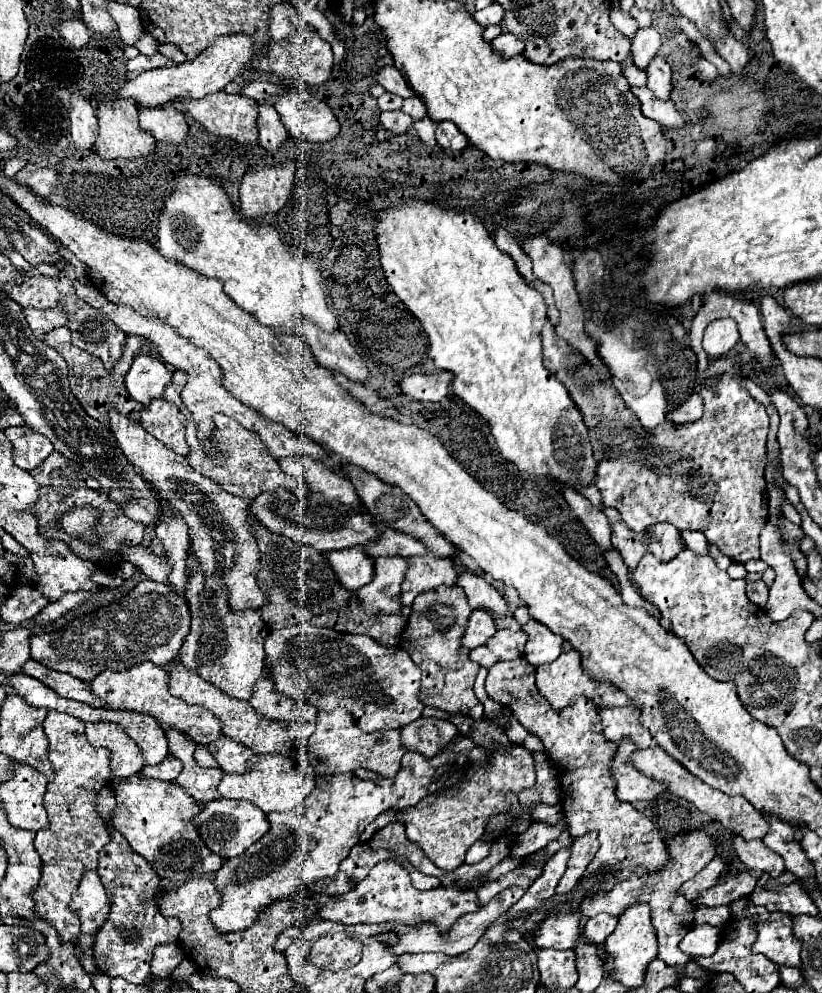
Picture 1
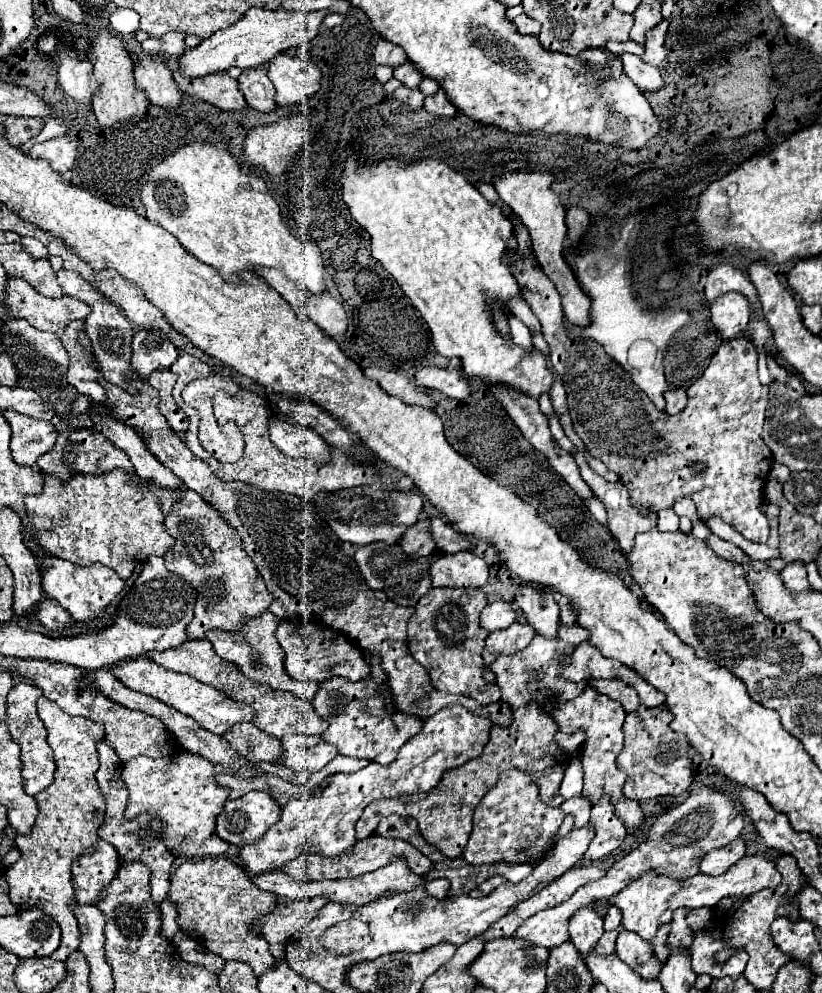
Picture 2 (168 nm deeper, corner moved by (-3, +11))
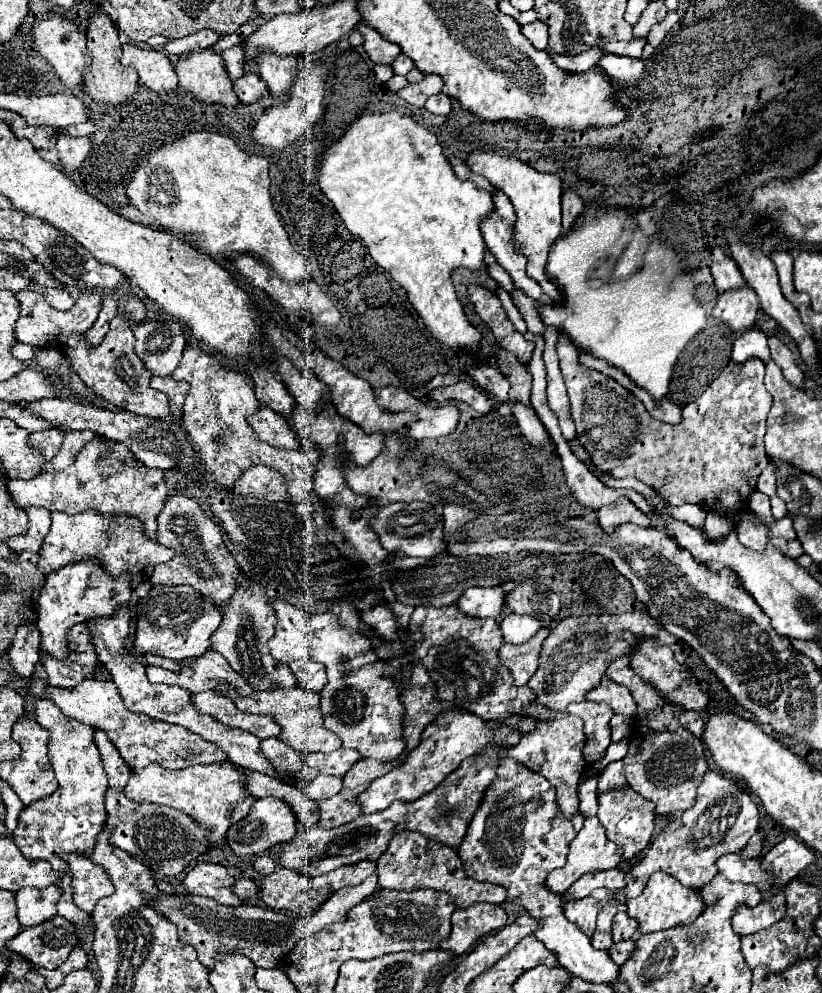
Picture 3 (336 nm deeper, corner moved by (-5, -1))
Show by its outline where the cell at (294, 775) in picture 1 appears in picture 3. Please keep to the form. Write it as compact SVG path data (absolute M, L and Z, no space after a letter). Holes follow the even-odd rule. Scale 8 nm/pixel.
M340 748L340 750L330 752L330 754L324 754L324 752L306 754L306 760L308 760L308 766L320 768L322 774L344 776L356 762L362 760L362 756L354 748Z

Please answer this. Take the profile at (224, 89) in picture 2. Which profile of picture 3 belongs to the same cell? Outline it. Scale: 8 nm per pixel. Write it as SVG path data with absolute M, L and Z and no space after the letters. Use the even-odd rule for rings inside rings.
M204 48L182 56L176 64L176 74L180 86L184 90L190 90L202 102L222 106L238 104L224 60L212 48Z

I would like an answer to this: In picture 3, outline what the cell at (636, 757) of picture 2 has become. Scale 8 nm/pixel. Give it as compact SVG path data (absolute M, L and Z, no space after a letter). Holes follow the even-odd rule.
M684 728L678 732L638 732L624 758L624 776L628 786L646 800L654 802L660 816L692 808L696 802L696 788L706 770L708 762L700 738Z

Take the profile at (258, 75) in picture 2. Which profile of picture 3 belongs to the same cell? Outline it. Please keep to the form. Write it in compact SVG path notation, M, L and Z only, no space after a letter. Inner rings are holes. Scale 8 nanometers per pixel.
M248 72L248 74L240 76L240 78L234 82L234 92L238 94L240 102L252 104L252 102L256 102L262 94L266 94L268 88L266 88L266 82L264 82L258 74Z

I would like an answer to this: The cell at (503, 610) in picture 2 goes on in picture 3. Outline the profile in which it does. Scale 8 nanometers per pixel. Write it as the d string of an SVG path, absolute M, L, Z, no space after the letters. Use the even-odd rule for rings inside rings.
M508 614L500 628L502 628L502 634L506 638L506 642L512 642L512 644L520 644L520 642L526 642L530 640L544 624L532 616L526 616L526 614Z

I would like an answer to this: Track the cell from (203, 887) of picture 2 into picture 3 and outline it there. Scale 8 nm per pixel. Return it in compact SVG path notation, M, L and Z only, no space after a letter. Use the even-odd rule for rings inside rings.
M200 862L196 864L184 878L184 888L188 894L208 896L214 898L220 904L242 904L242 900L236 900L232 894L232 882L234 878L226 872L222 864L212 862Z

